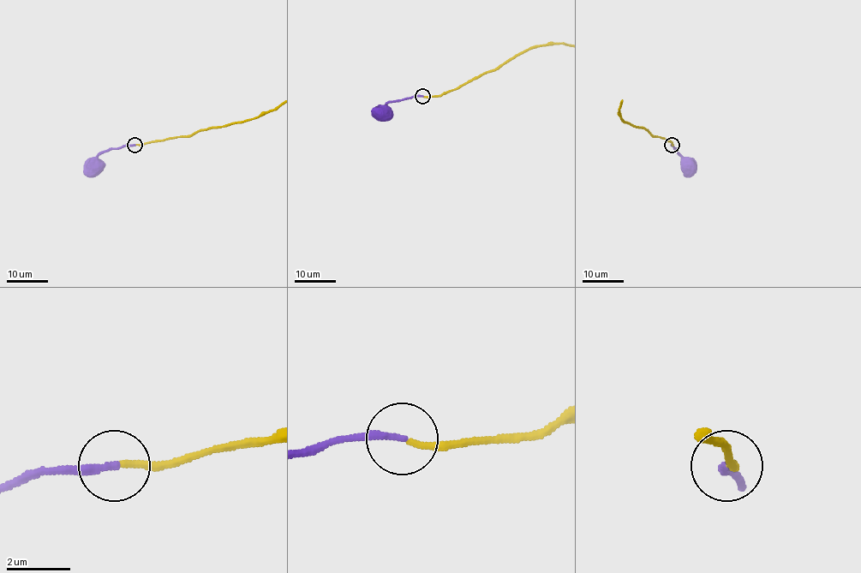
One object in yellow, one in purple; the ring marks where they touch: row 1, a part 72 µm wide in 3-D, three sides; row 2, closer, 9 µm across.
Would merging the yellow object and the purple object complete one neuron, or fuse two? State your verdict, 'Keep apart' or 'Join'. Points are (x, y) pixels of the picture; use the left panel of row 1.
Join

